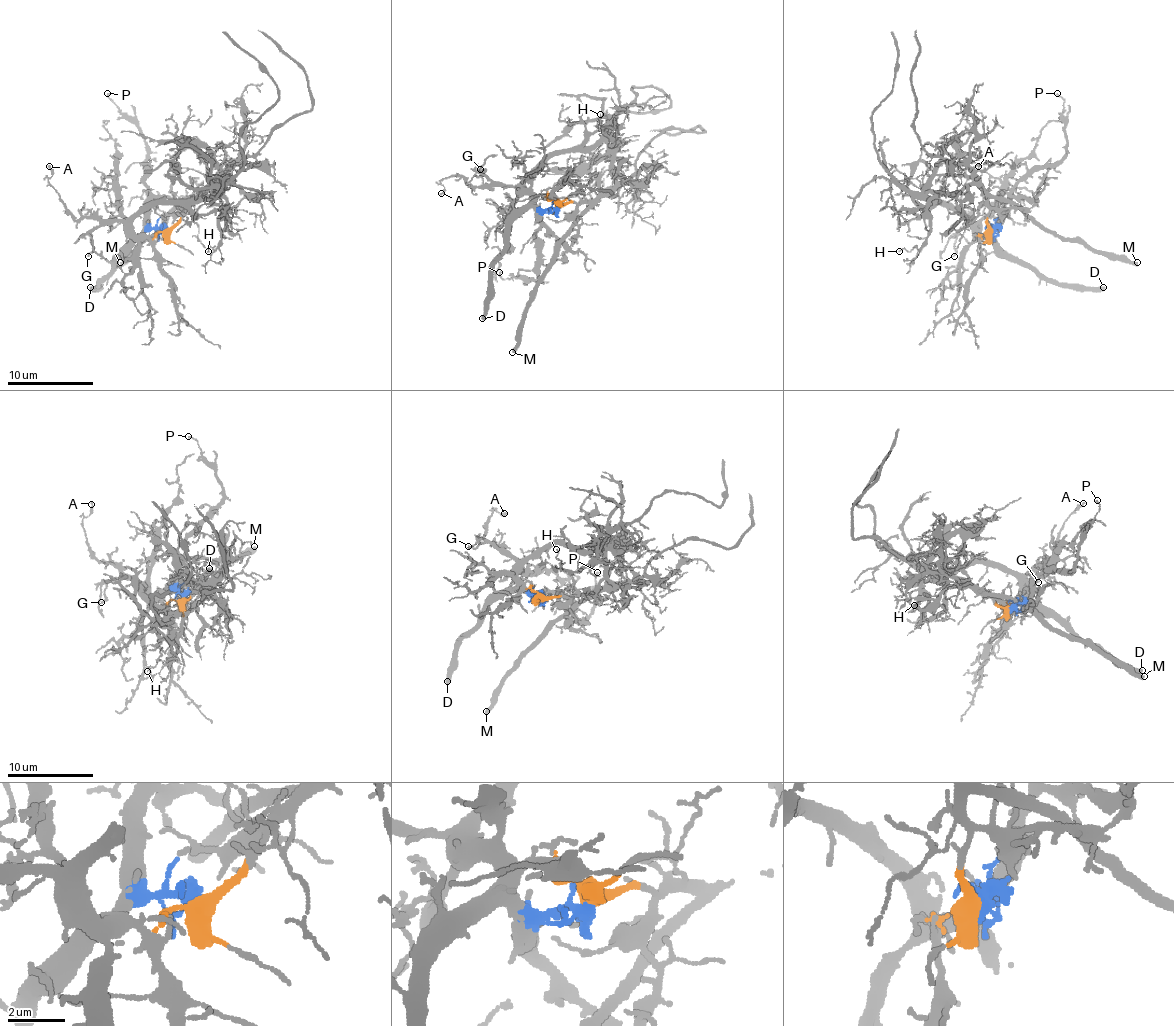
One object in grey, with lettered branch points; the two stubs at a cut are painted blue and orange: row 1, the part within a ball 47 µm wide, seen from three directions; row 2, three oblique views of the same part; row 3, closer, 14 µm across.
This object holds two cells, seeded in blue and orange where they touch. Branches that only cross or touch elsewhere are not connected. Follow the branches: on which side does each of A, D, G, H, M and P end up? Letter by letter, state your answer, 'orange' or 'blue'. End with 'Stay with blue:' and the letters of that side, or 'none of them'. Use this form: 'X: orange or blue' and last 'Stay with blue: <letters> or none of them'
A: blue
D: blue
G: blue
H: orange
M: orange
P: blue
Stay with blue: A, D, G, P

